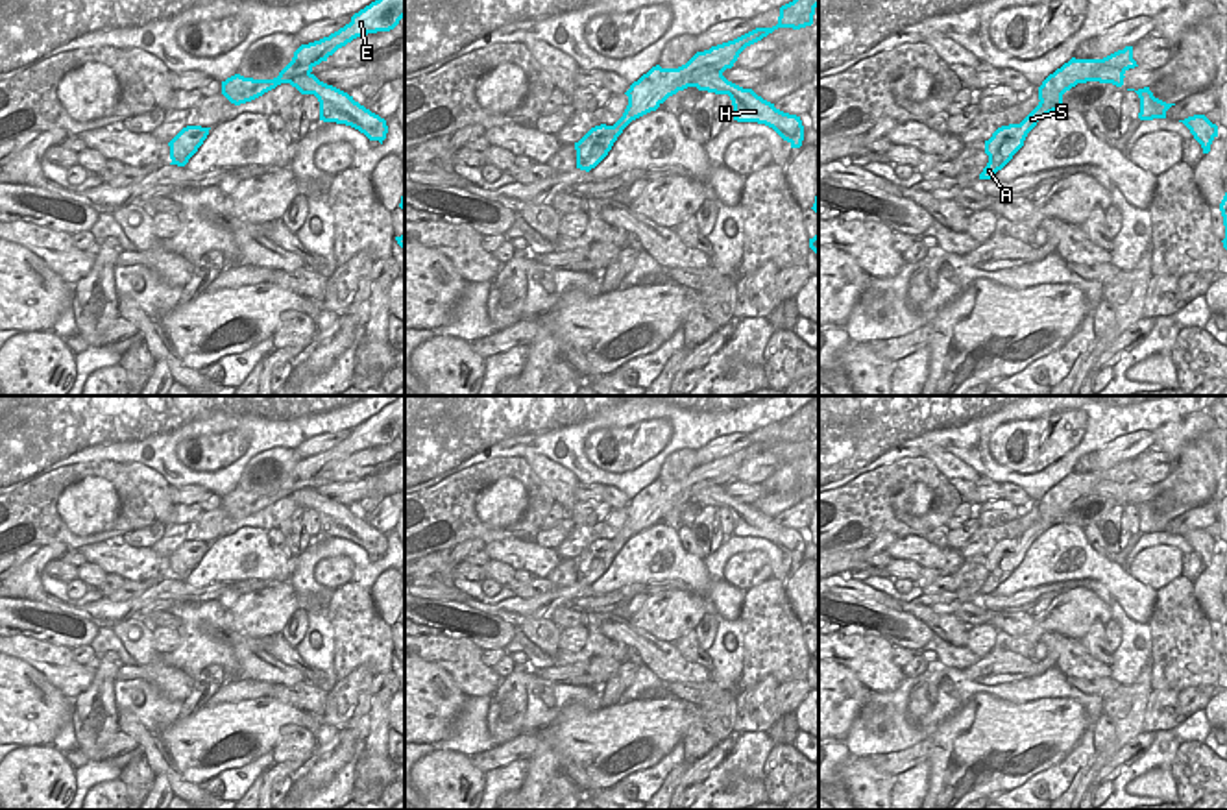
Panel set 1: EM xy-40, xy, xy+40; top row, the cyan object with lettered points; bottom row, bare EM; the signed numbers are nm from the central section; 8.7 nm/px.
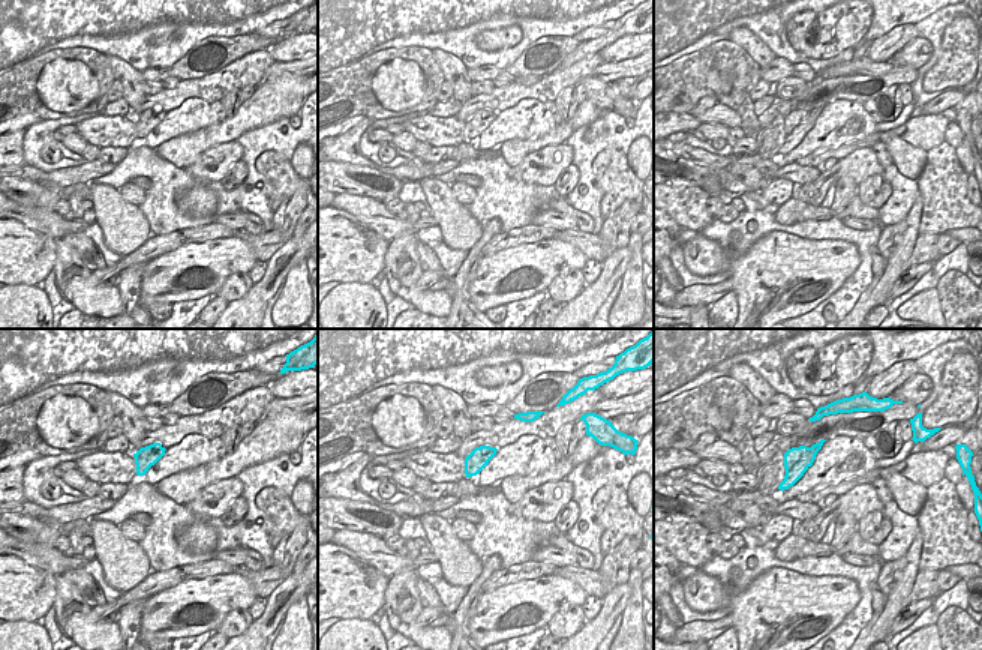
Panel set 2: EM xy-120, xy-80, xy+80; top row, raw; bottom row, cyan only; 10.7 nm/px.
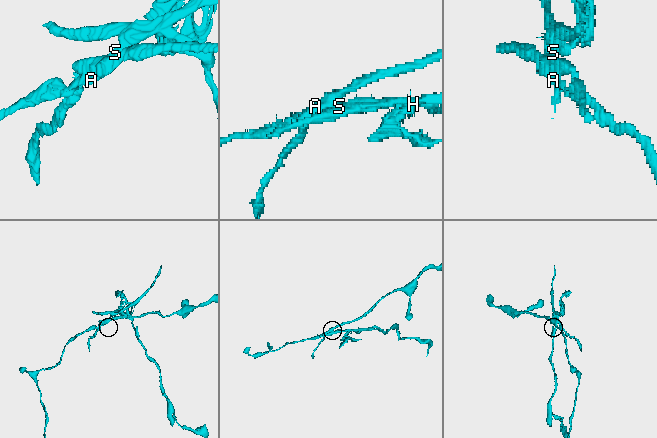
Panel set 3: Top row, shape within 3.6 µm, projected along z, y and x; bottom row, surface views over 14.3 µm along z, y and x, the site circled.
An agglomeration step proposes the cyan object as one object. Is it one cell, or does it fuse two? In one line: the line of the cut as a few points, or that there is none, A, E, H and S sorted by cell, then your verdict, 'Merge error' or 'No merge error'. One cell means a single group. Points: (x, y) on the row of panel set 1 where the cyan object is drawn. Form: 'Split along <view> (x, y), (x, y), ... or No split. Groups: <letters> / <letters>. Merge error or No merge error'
Split along xy (616, 135), (608, 135), (586, 159), (579, 158). Groups: A / E H S. Merge error.

